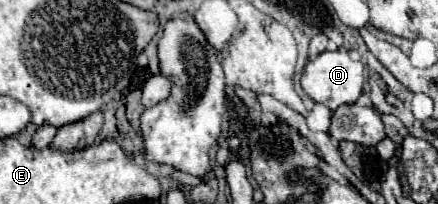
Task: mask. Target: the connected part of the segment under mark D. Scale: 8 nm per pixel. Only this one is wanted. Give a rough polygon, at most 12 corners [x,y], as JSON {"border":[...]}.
{"border":[[349,50],[309,60],[301,86],[337,110],[363,94],[367,68]]}

